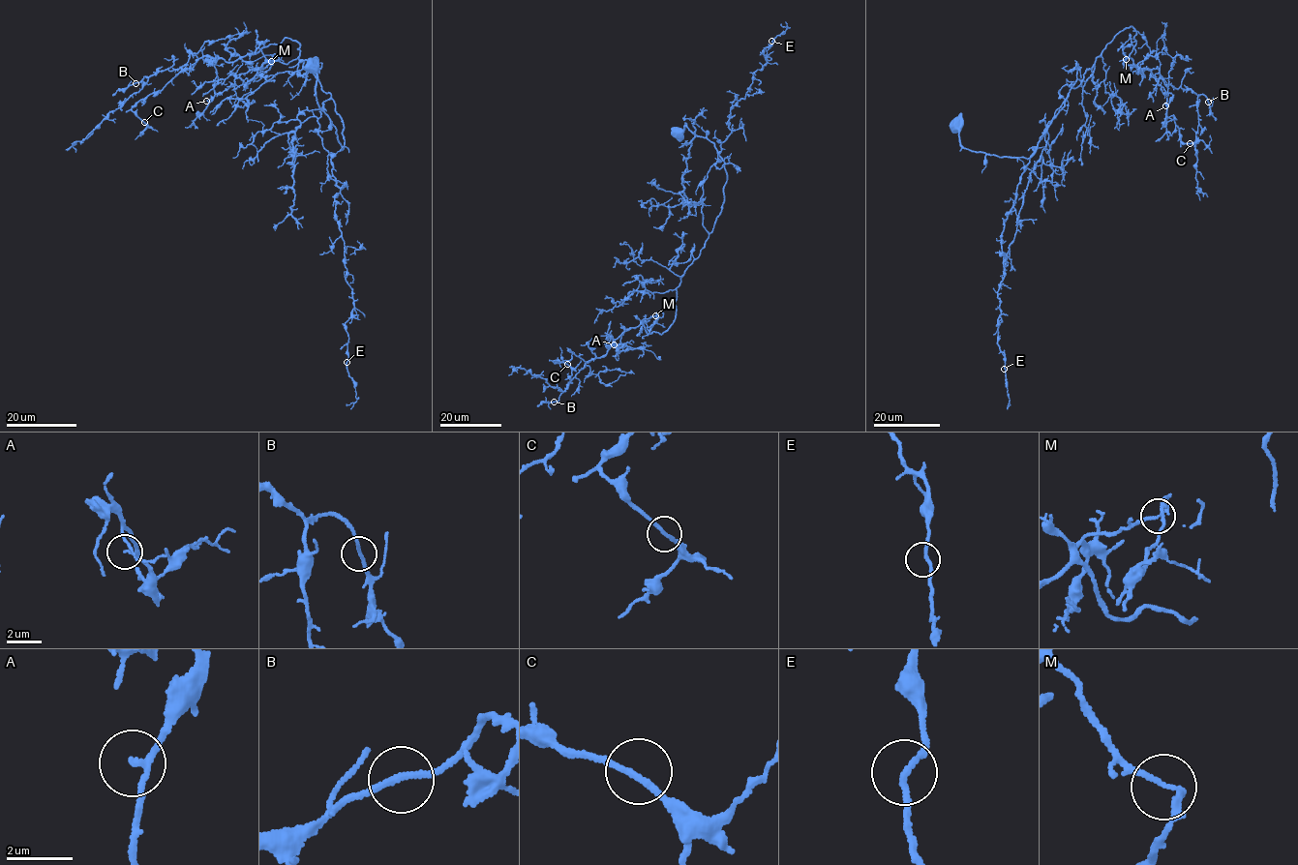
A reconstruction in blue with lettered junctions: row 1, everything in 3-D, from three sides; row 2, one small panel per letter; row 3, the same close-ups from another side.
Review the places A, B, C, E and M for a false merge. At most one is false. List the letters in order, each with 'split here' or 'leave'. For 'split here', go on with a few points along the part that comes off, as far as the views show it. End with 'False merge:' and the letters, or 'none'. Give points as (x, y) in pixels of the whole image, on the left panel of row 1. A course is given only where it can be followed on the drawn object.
A: leave
B: leave
C: leave
E: leave
M: leave
False merge: none

